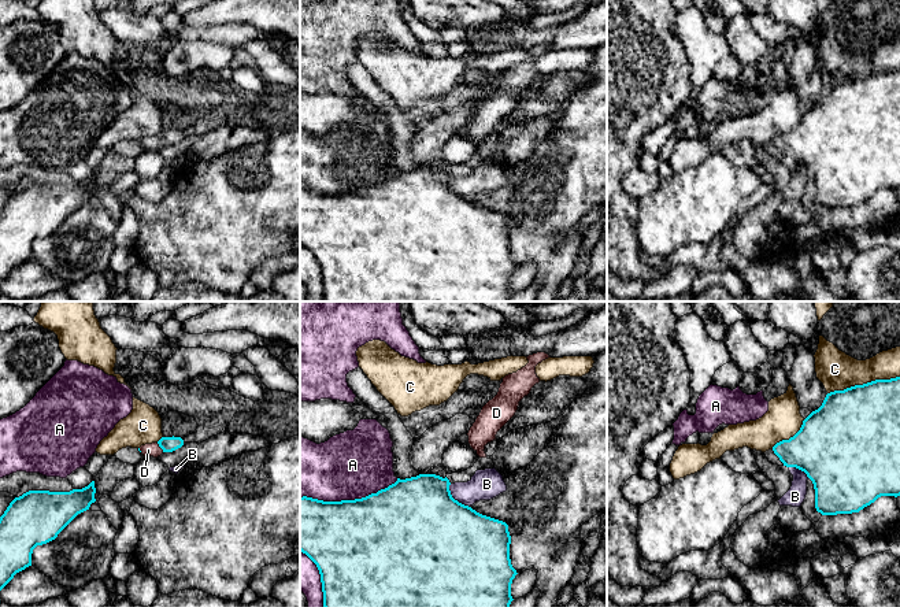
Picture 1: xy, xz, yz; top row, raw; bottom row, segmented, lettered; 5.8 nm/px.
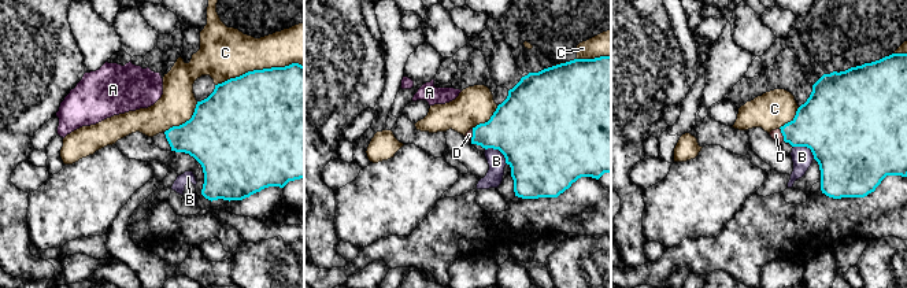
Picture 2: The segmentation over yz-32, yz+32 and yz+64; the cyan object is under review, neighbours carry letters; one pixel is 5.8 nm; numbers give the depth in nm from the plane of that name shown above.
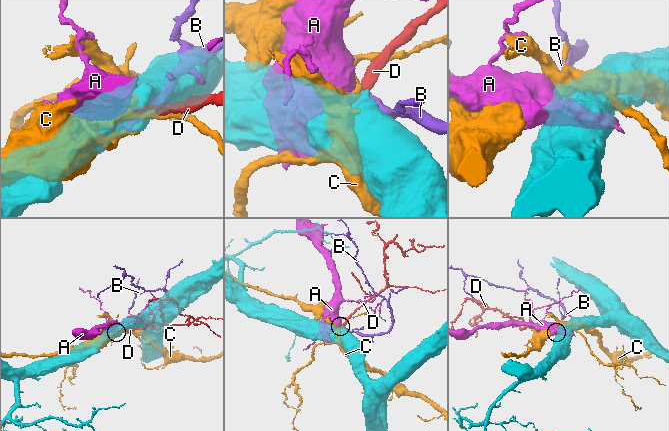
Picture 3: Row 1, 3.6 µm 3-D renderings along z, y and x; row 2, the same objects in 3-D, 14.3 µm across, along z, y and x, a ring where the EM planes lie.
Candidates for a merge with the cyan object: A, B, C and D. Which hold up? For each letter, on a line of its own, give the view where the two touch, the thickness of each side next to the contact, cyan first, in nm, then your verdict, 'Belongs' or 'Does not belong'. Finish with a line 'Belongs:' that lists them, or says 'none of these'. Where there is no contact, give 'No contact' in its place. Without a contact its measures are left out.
A: Touches cyan in xz. Thickness 500 nm (cyan) against 400 nm. Does not belong
B: Touches cyan in xz. Thickness 500 nm (cyan) against 180 nm. Does not belong
C: Touches cyan in yz. Thickness 480 nm (cyan) against 220 nm. Does not belong
D: Touches cyan in xy. Thickness 90 nm (cyan) against 80 nm. Belongs
Belongs: D

